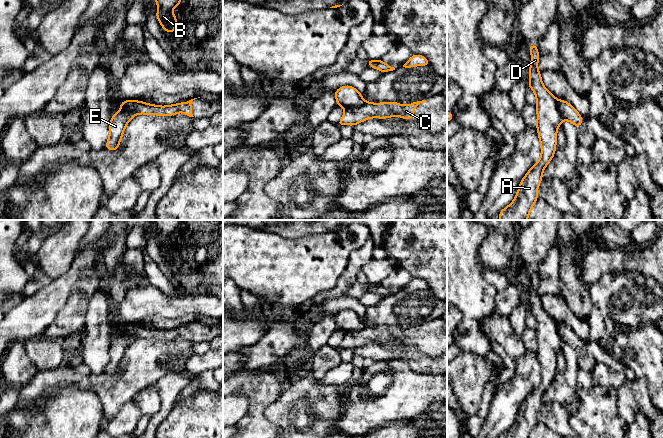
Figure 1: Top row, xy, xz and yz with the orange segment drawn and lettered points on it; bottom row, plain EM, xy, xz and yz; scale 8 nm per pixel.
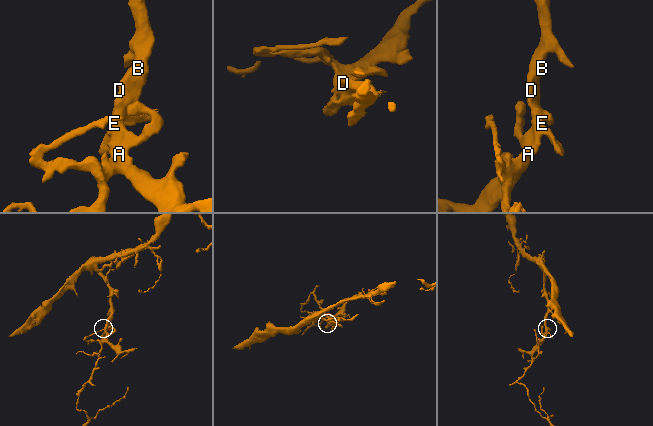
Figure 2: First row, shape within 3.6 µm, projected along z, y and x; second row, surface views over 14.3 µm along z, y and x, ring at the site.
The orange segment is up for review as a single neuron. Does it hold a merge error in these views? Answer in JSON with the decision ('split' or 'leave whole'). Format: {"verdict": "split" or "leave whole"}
{"verdict": "split"}

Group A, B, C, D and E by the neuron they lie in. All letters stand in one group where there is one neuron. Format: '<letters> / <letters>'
A B D E / C

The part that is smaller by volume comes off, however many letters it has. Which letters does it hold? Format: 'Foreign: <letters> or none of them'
Foreign: C

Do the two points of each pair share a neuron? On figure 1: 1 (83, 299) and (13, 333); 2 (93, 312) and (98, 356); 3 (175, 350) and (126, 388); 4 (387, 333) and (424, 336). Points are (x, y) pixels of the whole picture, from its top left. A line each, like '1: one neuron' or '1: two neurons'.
1: two neurons
2: one neuron
3: one neuron
4: one neuron

